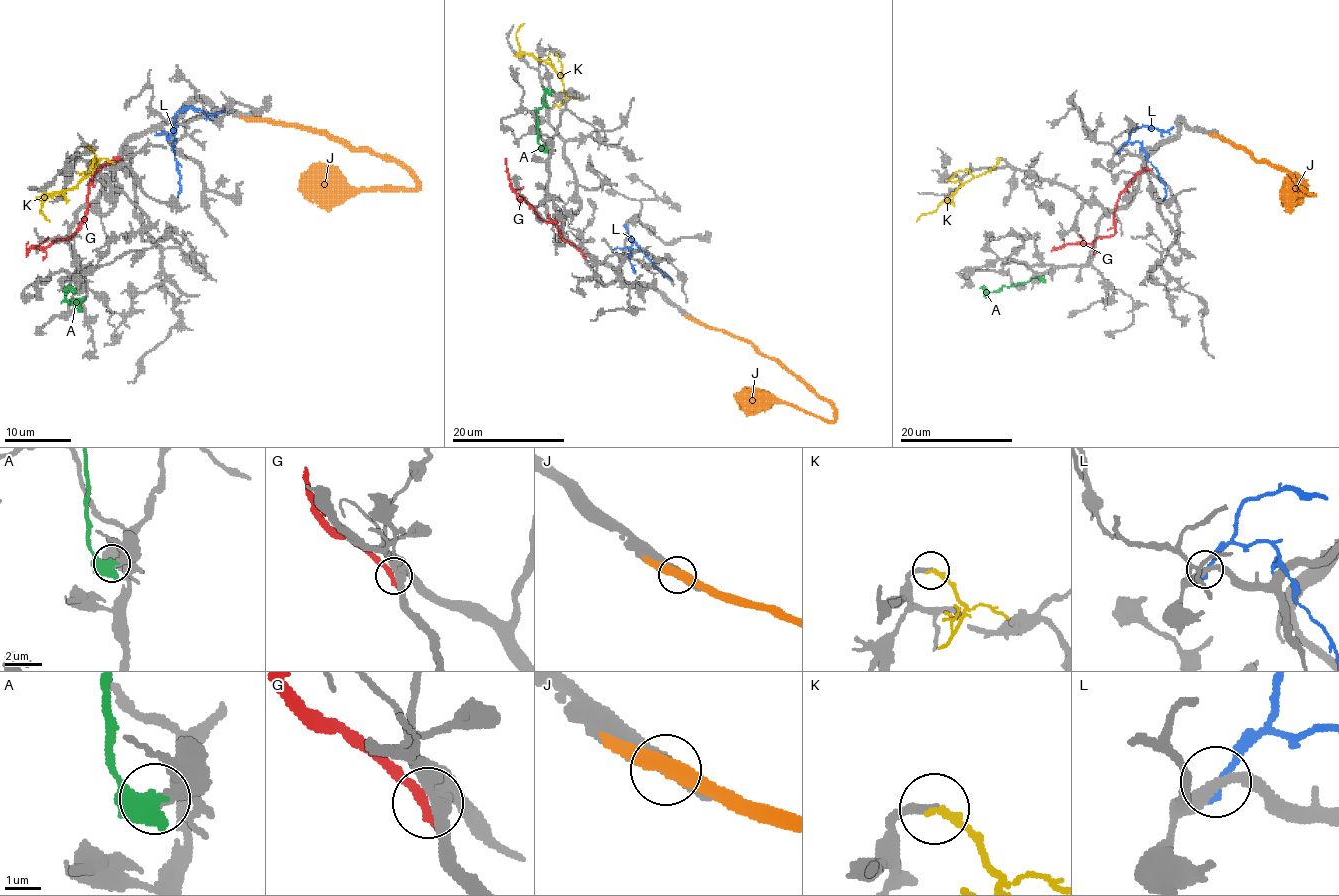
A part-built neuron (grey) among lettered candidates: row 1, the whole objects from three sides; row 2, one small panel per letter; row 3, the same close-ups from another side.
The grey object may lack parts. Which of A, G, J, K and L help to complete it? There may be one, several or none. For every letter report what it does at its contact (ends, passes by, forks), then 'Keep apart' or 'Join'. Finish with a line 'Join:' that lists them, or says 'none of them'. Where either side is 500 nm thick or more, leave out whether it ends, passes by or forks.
A: Keep apart
G: It ends there. Keep apart
J: Keep apart
K: It ends there. Keep apart
L: It ends there. Keep apart
Join: none of them

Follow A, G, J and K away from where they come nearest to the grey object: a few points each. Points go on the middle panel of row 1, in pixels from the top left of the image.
A: (545, 148), (538, 142), (537, 112), (543, 105), (543, 96), (554, 91)
G: (583, 253), (562, 236), (555, 221), (543, 220), (512, 186), (505, 158)
J: (694, 321), (749, 340), (777, 359), (834, 409), (834, 419), (822, 420), (787, 404), (749, 409), (733, 396)
K: (555, 105), (559, 106), (565, 98), (564, 84), (545, 61), (520, 50), (516, 32), (524, 23)

